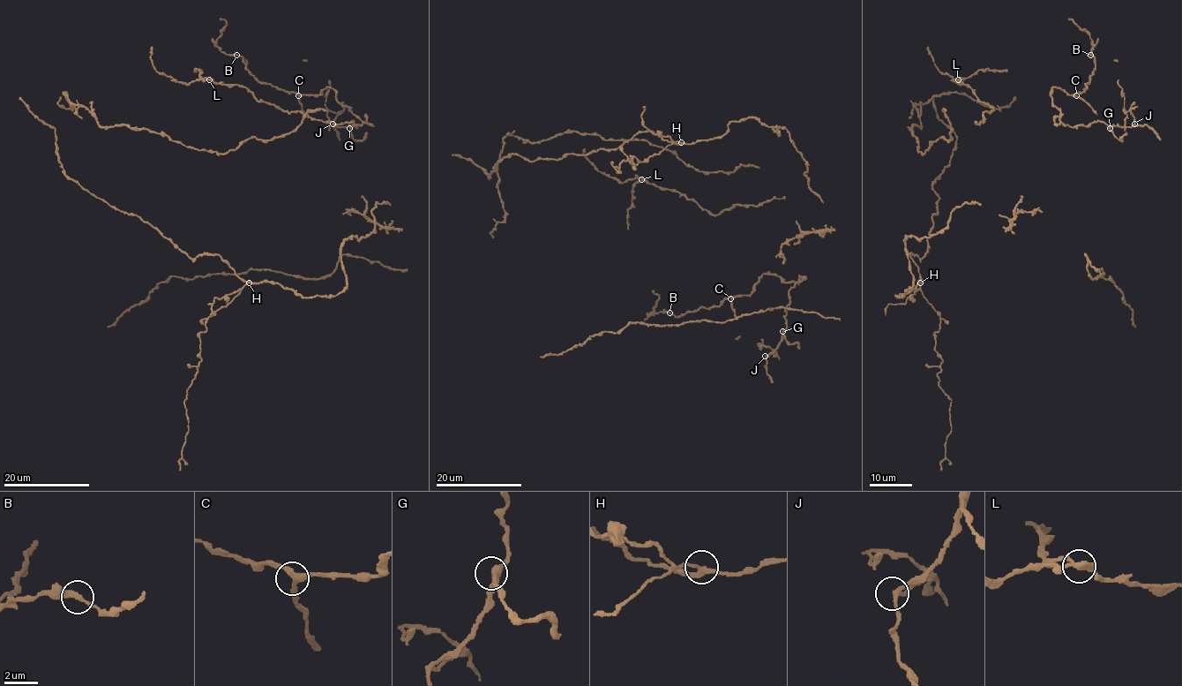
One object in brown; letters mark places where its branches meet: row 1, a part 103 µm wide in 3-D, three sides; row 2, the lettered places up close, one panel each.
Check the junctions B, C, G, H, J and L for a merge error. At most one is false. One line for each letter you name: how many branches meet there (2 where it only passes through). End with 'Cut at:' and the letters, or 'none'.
H: Branches: 3
Cut at: H

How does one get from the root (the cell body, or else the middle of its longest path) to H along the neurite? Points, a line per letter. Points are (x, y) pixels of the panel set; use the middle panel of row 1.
H: (590, 154), (596, 149), (617, 149), (636, 134), (648, 131), (669, 141), (681, 141)

